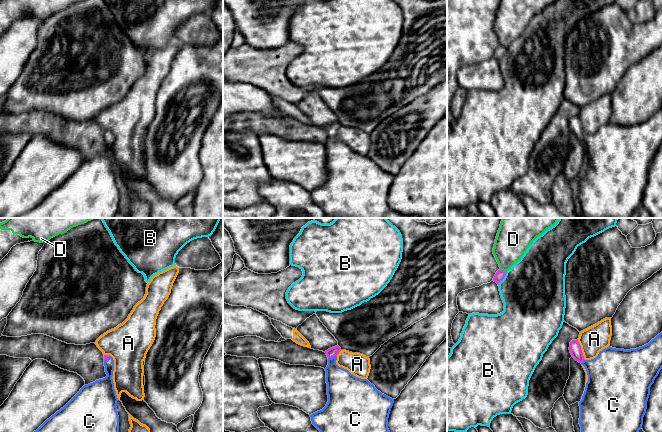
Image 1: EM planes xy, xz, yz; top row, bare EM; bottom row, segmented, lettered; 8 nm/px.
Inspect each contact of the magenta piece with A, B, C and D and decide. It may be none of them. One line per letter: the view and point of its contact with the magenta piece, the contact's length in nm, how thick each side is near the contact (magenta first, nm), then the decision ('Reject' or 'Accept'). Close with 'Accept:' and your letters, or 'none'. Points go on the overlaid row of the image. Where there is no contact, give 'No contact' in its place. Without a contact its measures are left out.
A: Touches magenta at yz (581, 350). Shared border 170 nm. Thickness 100 nm (magenta) against 220 nm. Reject
B: Touches magenta at yz (503, 278). Shared border 120 nm. Thickness 80 nm (magenta) against 480 nm. Reject
C: Touches magenta at xz (332, 356). Shared border 80 nm. Thickness 80 nm (magenta) against 240 nm. Accept
D: Touches magenta at yz (502, 270). Shared border 60 nm. Thickness 80 nm (magenta) against 280 nm. Reject
Accept: C

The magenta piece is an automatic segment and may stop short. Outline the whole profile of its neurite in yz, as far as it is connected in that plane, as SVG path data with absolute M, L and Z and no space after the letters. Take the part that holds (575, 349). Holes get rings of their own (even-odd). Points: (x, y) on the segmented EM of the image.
M662 332L648 344L630 350L607 347L591 360L585 360L578 340L572 340L569 347L572 357L581 363L588 375L585 391L579 402L581 432L639 432L647 409L650 387L662 369Z

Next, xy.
M104 355L107 376L84 385L80 391L59 411L47 419L34 432L119 432L117 395L113 383L114 360Z

